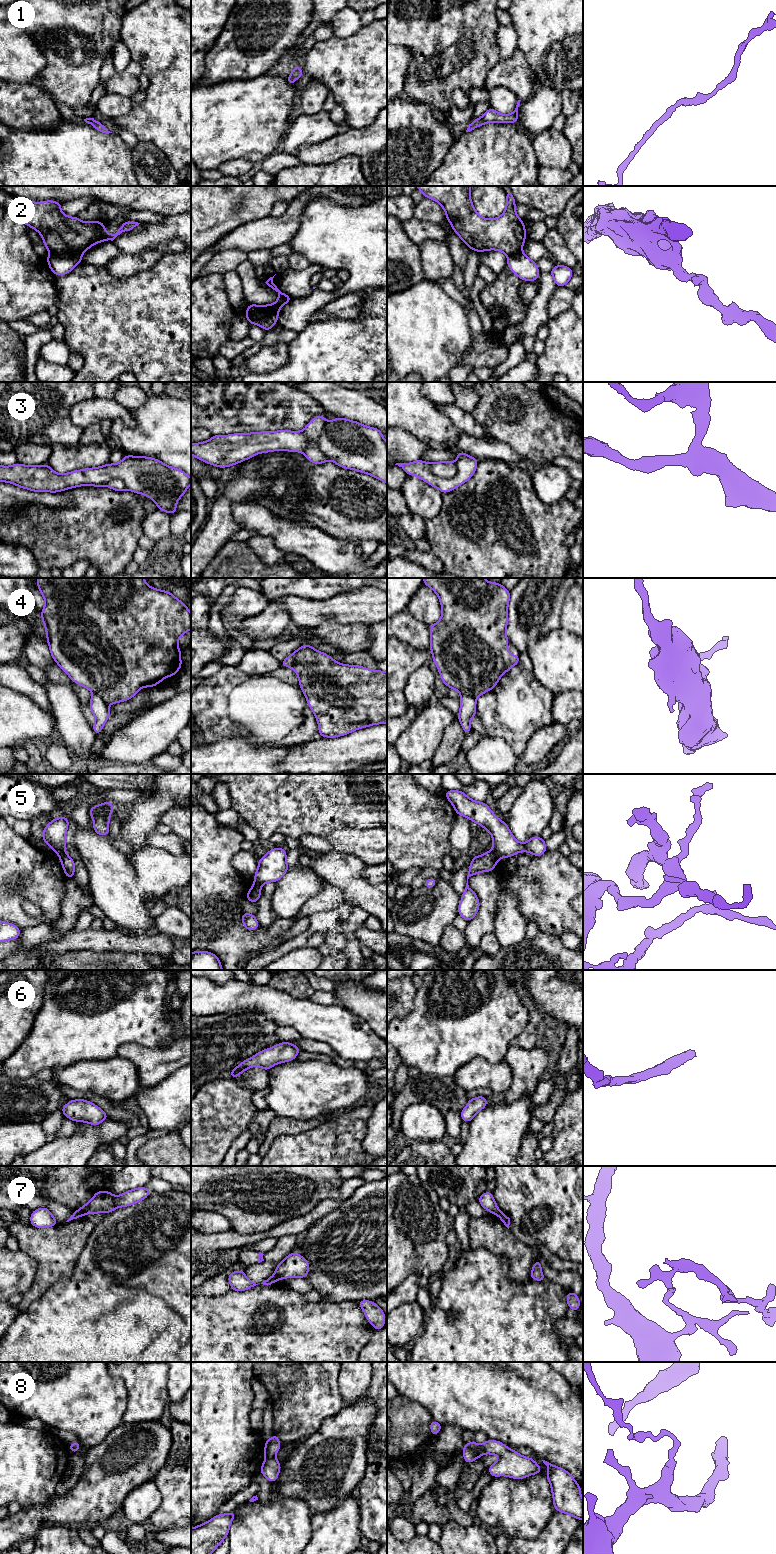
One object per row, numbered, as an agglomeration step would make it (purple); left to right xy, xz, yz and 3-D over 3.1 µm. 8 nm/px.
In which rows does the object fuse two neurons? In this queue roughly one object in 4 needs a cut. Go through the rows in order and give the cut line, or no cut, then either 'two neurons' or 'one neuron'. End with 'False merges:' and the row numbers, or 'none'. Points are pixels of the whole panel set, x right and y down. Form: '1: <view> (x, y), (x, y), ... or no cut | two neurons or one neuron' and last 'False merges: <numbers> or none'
1: no cut | one neuron
2: xy (81, 254), (49, 255) | two neurons
3: yz (429, 464), (429, 469), (439, 477), (453, 478), (456, 475) | two neurons
4: xy (93, 692), (107, 704) | two neurons
5: xz (254, 882), (260, 886) | two neurons
6: no cut | one neuron
7: xy (78, 1210), (83, 1215) | two neurons
8: xz (266, 1457), (273, 1458) | two neurons
False merges: 2, 3, 4, 5, 7, 8

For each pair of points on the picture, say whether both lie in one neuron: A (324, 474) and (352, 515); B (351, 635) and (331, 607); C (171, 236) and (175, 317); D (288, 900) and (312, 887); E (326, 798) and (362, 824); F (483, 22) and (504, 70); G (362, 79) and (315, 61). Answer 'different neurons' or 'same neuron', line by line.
A: same neuron
B: different neurons
C: different neurons
D: same neuron
E: same neuron
F: different neurons
G: same neuron

